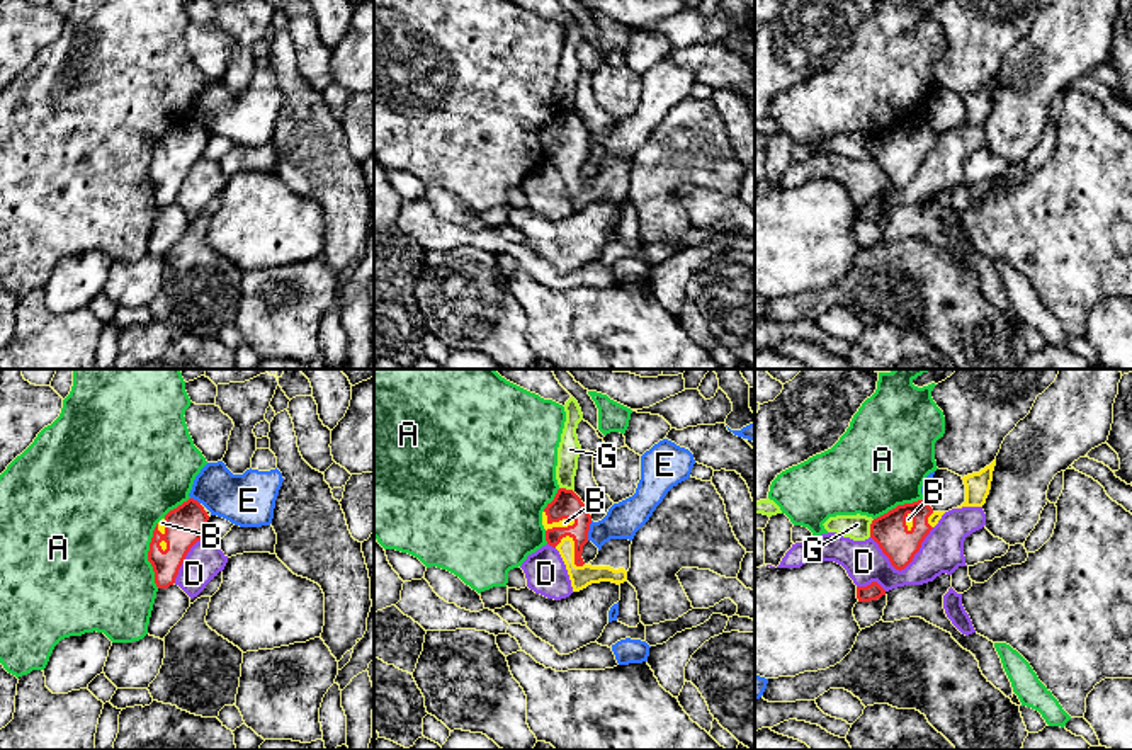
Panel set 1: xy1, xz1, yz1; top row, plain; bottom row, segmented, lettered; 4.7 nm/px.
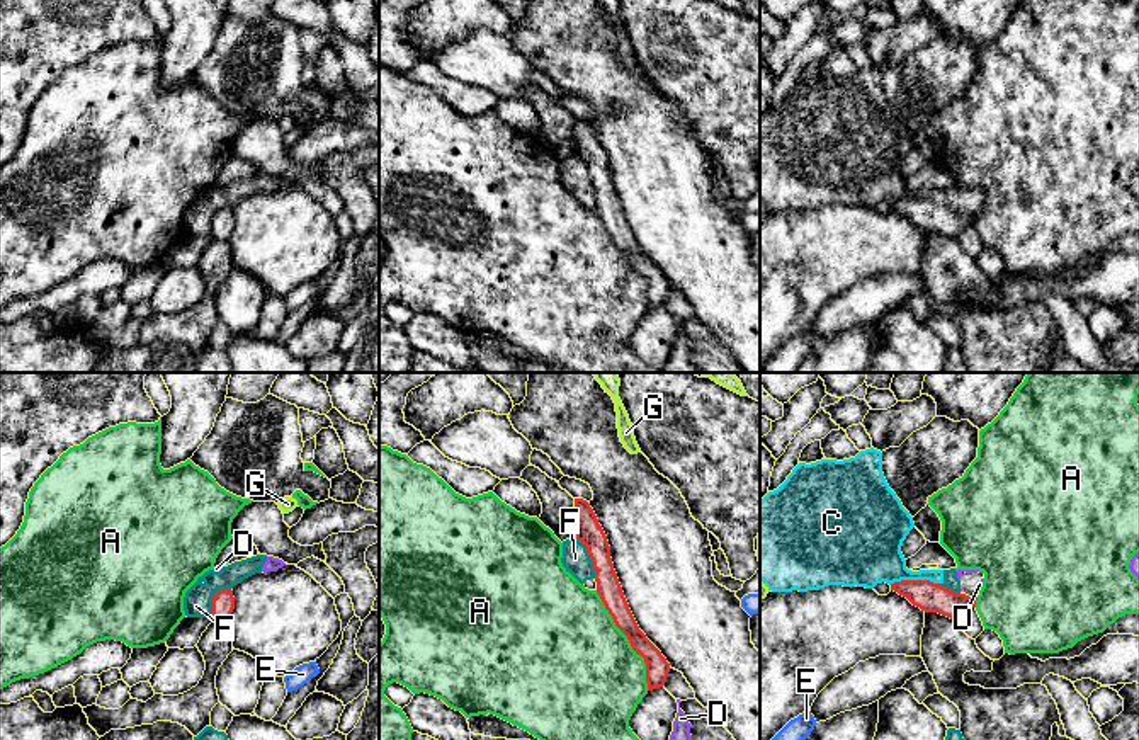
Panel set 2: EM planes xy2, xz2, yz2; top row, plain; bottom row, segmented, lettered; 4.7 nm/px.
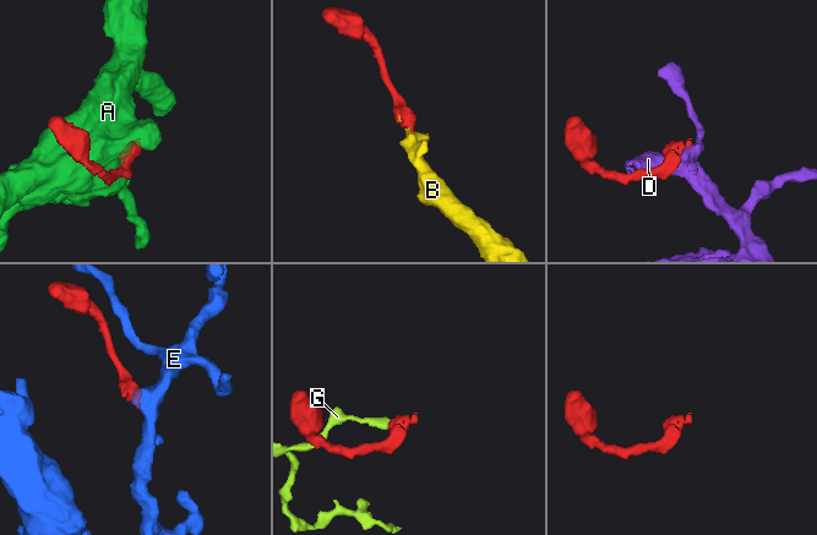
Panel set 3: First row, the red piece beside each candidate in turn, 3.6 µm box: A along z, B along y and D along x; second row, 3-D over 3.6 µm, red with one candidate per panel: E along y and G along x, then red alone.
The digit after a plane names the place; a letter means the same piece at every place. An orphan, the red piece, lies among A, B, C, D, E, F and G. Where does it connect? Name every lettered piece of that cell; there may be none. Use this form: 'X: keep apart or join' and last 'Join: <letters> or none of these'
A: keep apart
B: join
C: keep apart
D: keep apart
E: keep apart
F: keep apart
G: join
Join: B, G

